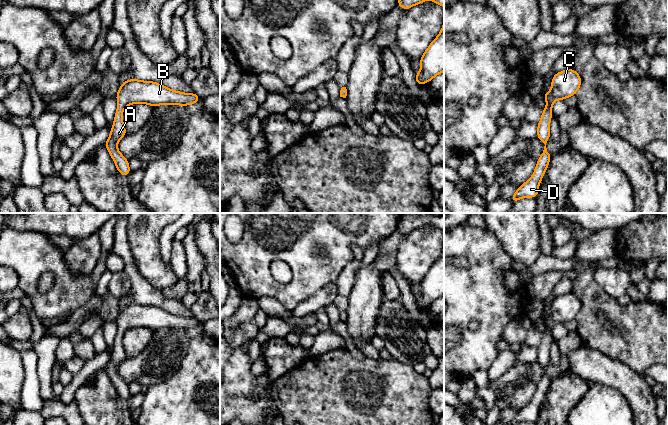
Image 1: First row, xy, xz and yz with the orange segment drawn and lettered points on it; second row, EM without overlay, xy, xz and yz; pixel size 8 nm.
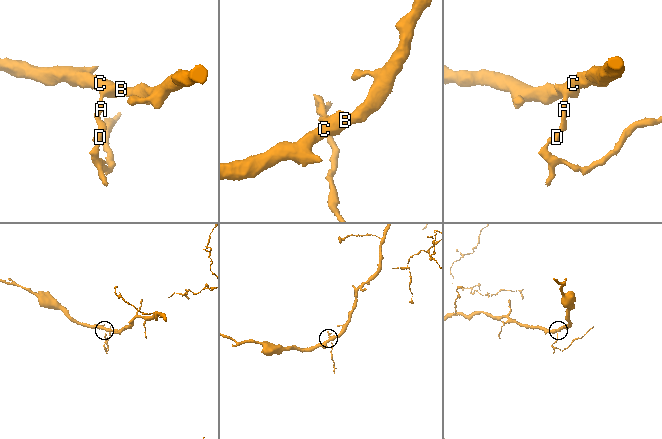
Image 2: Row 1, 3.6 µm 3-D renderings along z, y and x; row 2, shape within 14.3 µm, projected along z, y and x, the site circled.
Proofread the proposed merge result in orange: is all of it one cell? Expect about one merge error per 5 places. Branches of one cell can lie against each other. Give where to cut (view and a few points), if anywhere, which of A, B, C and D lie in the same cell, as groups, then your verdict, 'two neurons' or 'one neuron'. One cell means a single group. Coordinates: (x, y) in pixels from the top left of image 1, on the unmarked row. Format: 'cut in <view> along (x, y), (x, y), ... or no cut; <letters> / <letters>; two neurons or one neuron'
no cut; A B C D; one neuron

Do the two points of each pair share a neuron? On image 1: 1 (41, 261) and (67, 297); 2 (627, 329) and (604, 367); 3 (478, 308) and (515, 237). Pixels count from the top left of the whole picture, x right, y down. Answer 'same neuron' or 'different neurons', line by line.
1: same neuron
2: different neurons
3: different neurons

